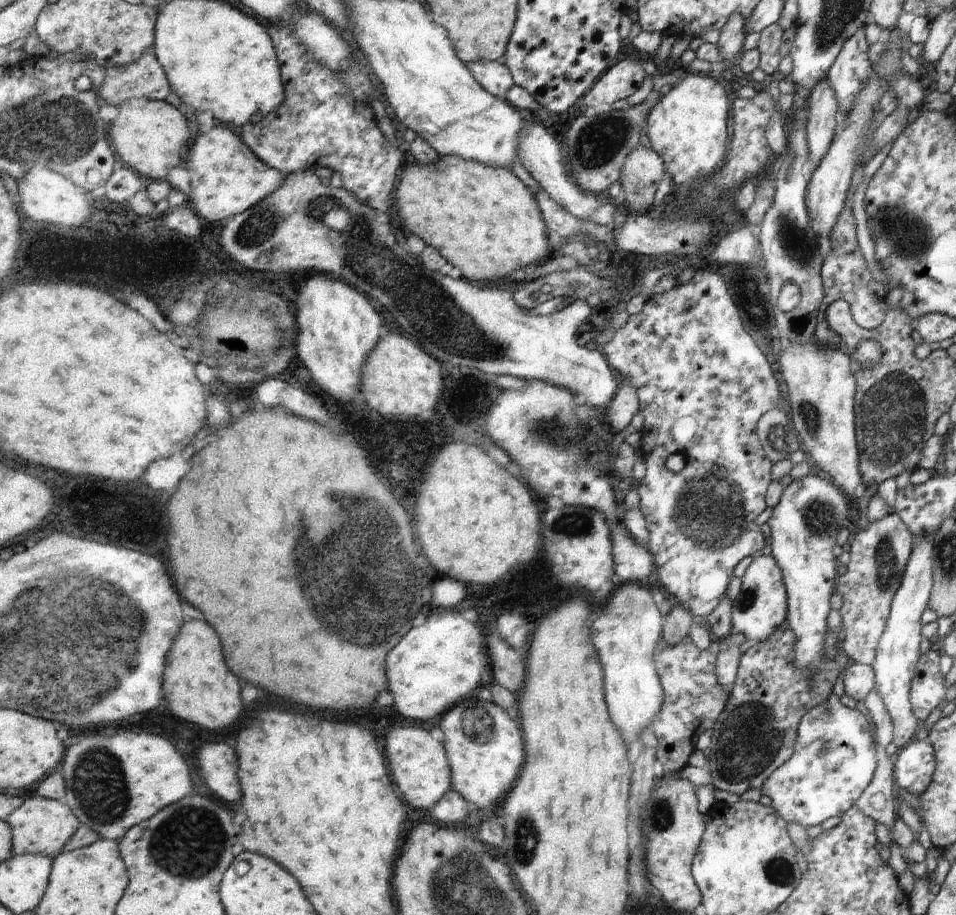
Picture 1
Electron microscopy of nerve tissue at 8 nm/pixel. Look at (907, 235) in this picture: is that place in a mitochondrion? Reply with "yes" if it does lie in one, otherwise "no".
yes

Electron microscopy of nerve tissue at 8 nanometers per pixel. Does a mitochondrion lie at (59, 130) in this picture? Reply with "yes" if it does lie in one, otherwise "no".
yes

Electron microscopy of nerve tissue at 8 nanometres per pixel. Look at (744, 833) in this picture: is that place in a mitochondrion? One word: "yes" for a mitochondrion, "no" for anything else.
no

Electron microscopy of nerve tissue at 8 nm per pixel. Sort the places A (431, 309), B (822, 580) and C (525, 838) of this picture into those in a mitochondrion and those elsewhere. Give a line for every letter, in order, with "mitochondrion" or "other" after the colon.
A: mitochondrion
B: other
C: mitochondrion

